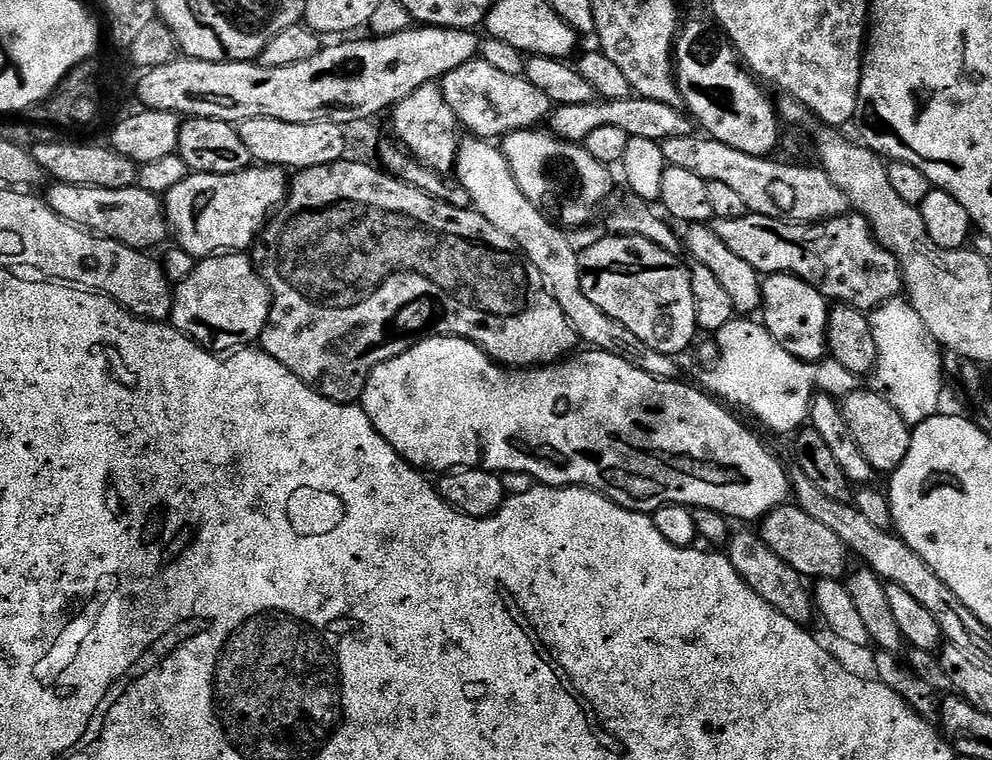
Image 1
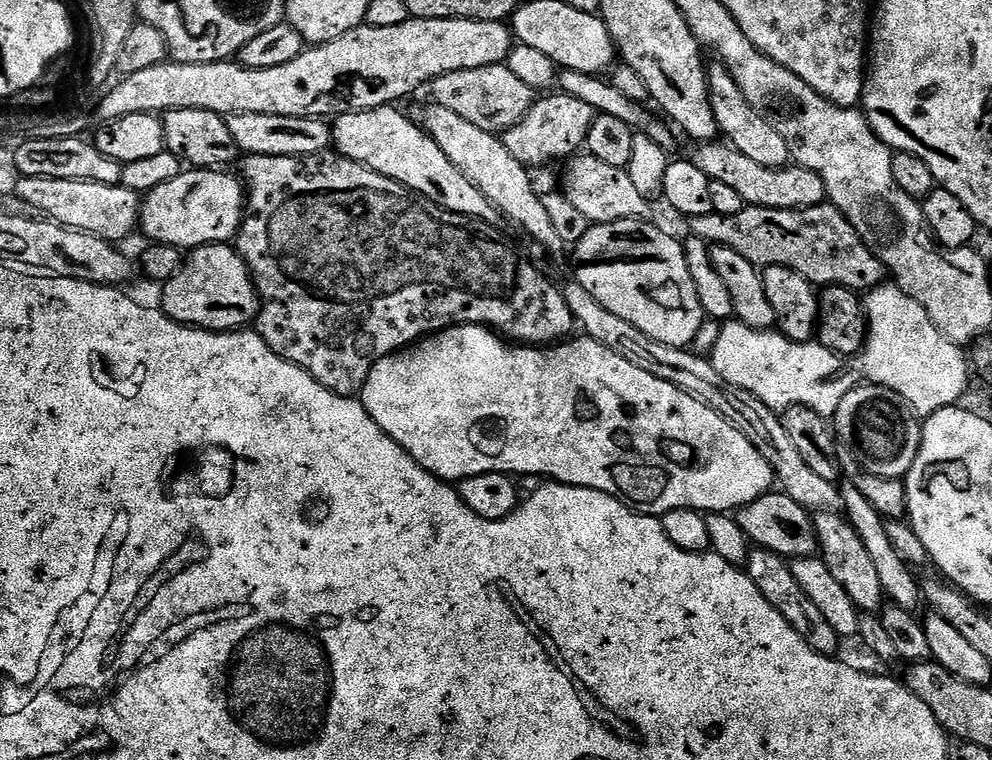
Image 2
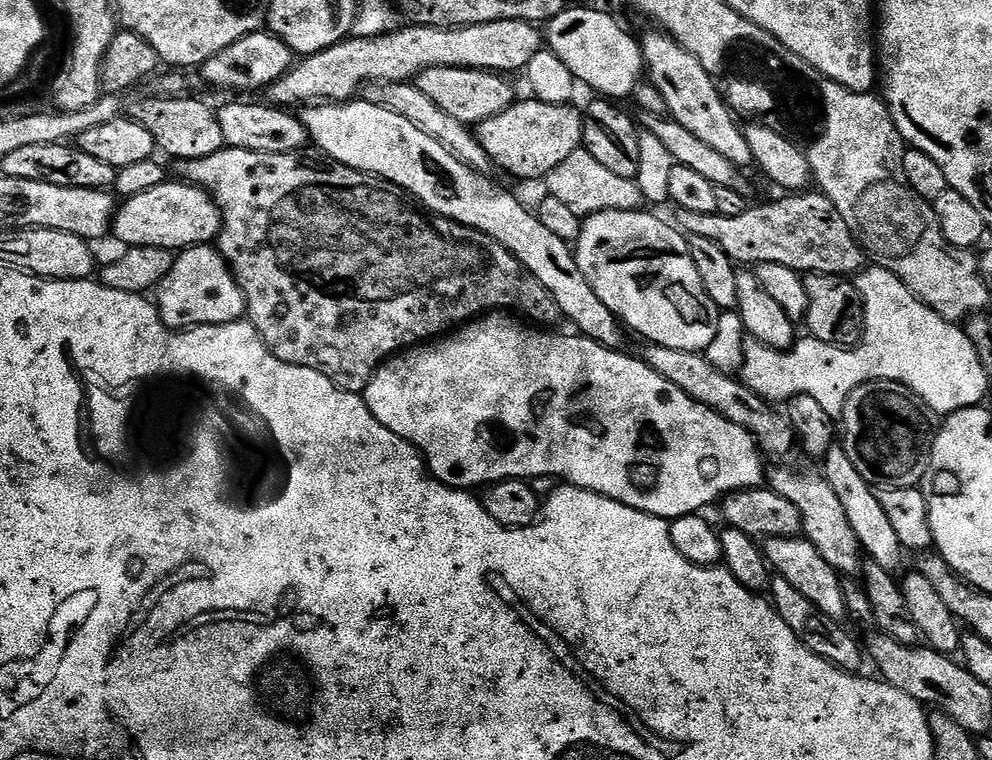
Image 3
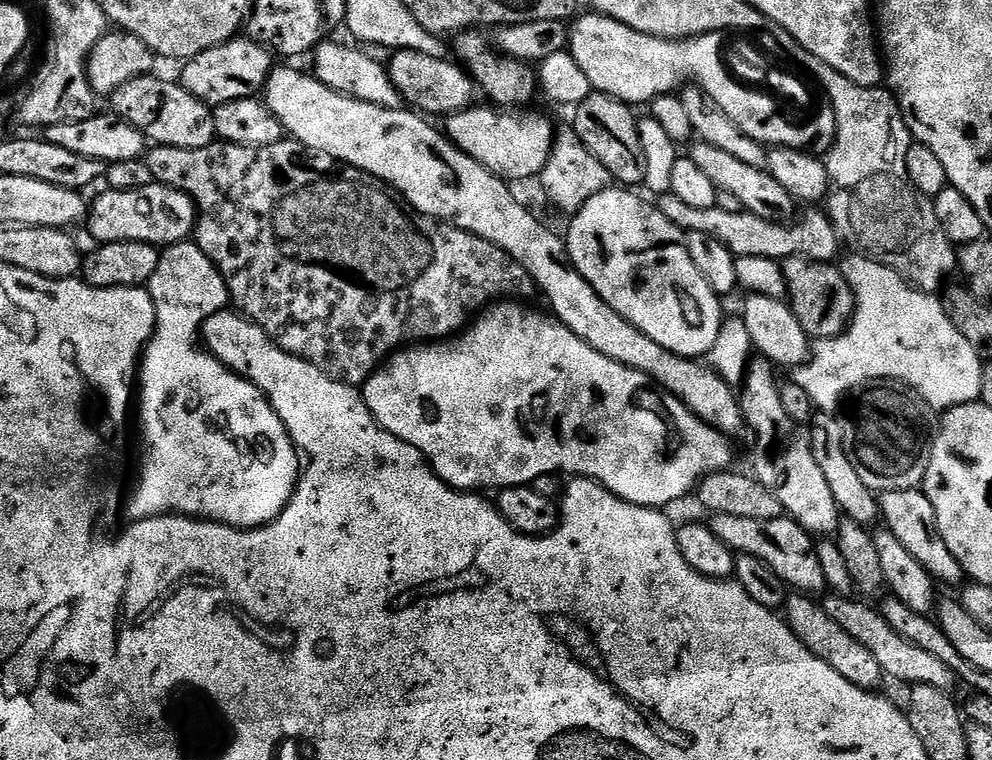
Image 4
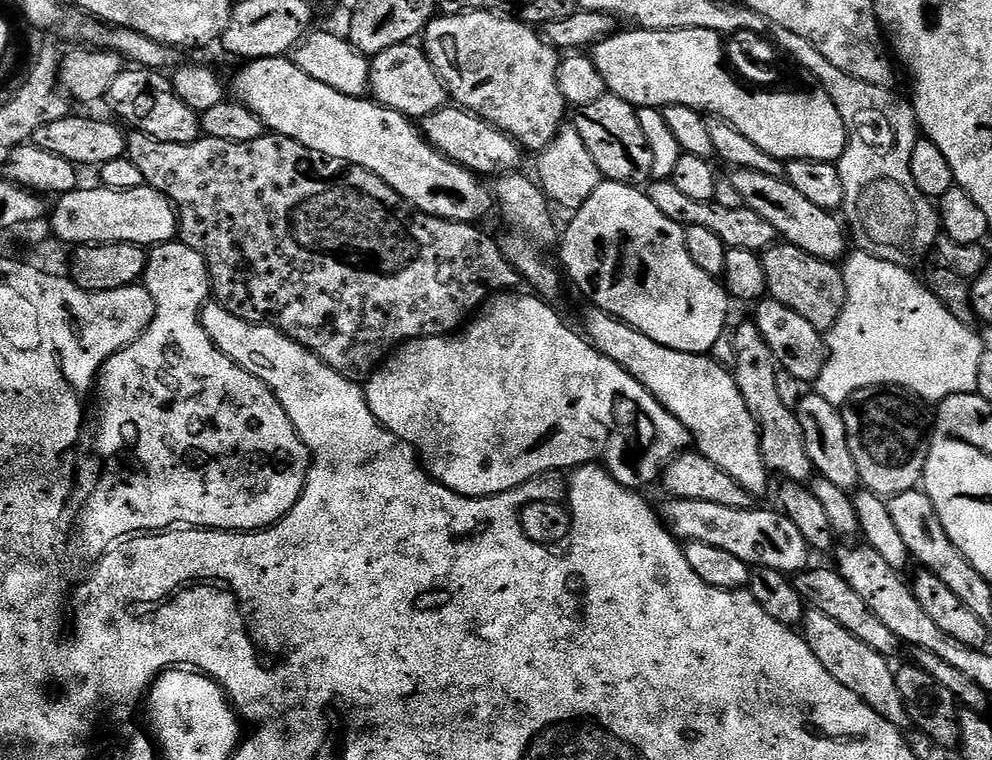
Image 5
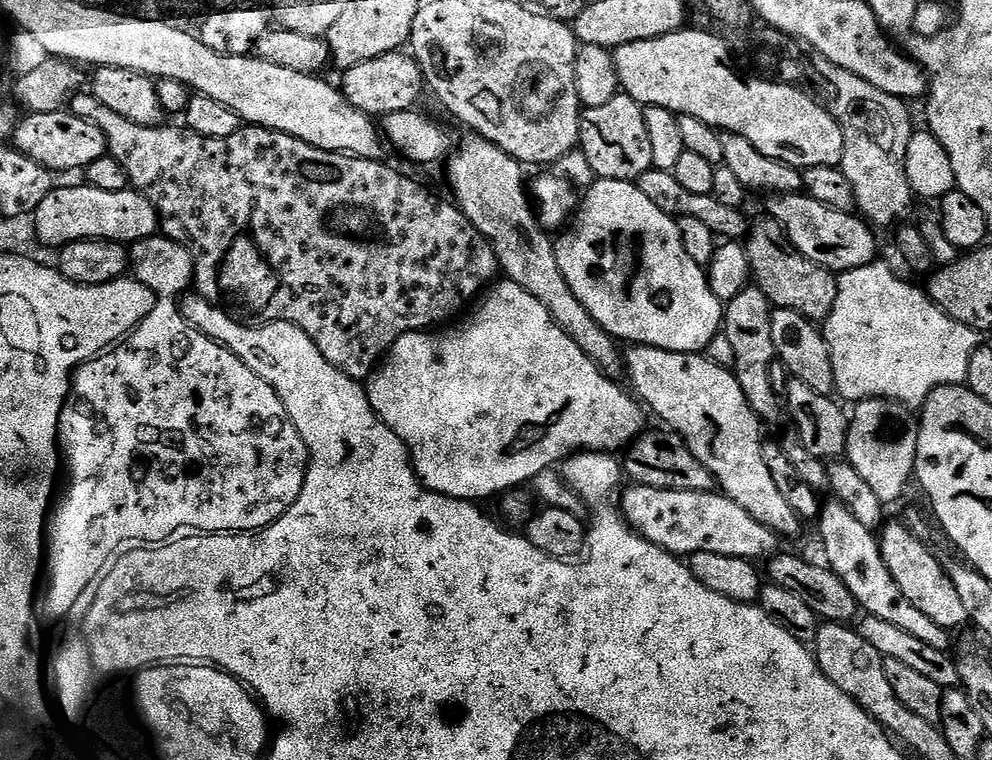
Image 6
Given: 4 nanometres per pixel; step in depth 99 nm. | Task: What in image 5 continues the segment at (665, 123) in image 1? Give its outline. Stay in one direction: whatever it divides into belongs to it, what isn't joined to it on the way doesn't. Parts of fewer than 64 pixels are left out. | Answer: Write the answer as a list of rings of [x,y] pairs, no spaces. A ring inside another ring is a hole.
[[[445,106],[434,110],[434,114],[423,117],[422,135],[447,160],[461,164],[462,167],[469,168],[471,172],[484,178],[488,178],[487,176],[496,178],[515,172],[521,167],[522,149],[512,137],[498,130],[480,116],[475,116],[474,113],[459,106]]]

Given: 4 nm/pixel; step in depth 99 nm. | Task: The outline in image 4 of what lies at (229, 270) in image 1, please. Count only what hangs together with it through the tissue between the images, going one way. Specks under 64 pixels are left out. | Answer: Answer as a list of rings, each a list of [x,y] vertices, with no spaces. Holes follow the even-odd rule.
[[[194,242],[167,245],[161,251],[158,270],[154,270],[146,287],[156,307],[156,330],[147,348],[160,348],[157,332],[184,332],[184,340],[198,340],[207,320],[230,304],[222,274]]]

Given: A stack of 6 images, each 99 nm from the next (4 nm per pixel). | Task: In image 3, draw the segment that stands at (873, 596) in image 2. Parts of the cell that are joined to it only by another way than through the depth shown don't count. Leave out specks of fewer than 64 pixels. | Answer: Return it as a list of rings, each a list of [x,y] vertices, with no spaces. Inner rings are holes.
[[[776,468],[773,472],[771,469],[770,487],[782,494],[782,498],[794,502],[798,514],[802,514],[803,539],[812,543],[814,550],[818,550],[818,554],[822,554],[822,558],[830,562],[835,572],[842,578],[856,578],[861,575],[866,557],[858,542],[858,534],[854,534],[854,529],[846,519],[842,502],[838,502],[830,482],[826,482],[823,474],[819,471],[795,472],[792,468]]]

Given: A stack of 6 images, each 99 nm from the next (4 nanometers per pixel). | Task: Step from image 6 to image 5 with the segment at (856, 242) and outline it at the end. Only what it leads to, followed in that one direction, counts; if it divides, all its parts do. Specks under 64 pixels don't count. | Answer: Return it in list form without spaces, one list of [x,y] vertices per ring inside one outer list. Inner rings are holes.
[[[749,168],[735,169],[730,178],[742,197],[744,207],[754,210],[754,214],[761,218],[766,218],[766,222],[774,226],[777,237],[806,250],[806,254],[814,254],[833,262],[839,261],[849,251],[850,236],[845,221],[837,213],[822,210],[822,206],[814,206],[814,202],[809,202],[799,190],[794,190],[787,179],[758,174],[758,170]]]

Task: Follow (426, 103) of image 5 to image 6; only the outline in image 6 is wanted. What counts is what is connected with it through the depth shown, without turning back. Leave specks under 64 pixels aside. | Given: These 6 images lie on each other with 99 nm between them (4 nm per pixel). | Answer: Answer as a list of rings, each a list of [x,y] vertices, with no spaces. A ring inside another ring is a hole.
[[[407,51],[382,54],[382,58],[374,58],[370,62],[358,62],[358,66],[343,69],[344,97],[354,106],[354,110],[362,110],[373,118],[383,118],[399,112],[411,112],[417,107],[420,95],[426,92],[424,72],[416,57]]]

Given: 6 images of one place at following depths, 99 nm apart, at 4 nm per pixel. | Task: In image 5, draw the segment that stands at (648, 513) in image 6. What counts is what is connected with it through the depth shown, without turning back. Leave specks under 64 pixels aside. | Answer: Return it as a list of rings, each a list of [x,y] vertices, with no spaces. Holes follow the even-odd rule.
[[[669,499],[669,504],[662,508],[662,519],[669,532],[681,542],[697,540],[710,546],[718,546],[718,550],[726,550],[734,554],[734,558],[742,558],[750,566],[769,568],[785,574],[799,574],[809,567],[810,549],[806,538],[802,538],[802,530],[790,522],[790,518],[779,510],[771,512],[768,508],[735,508],[734,506],[717,506],[714,502],[698,502],[697,500]]]

